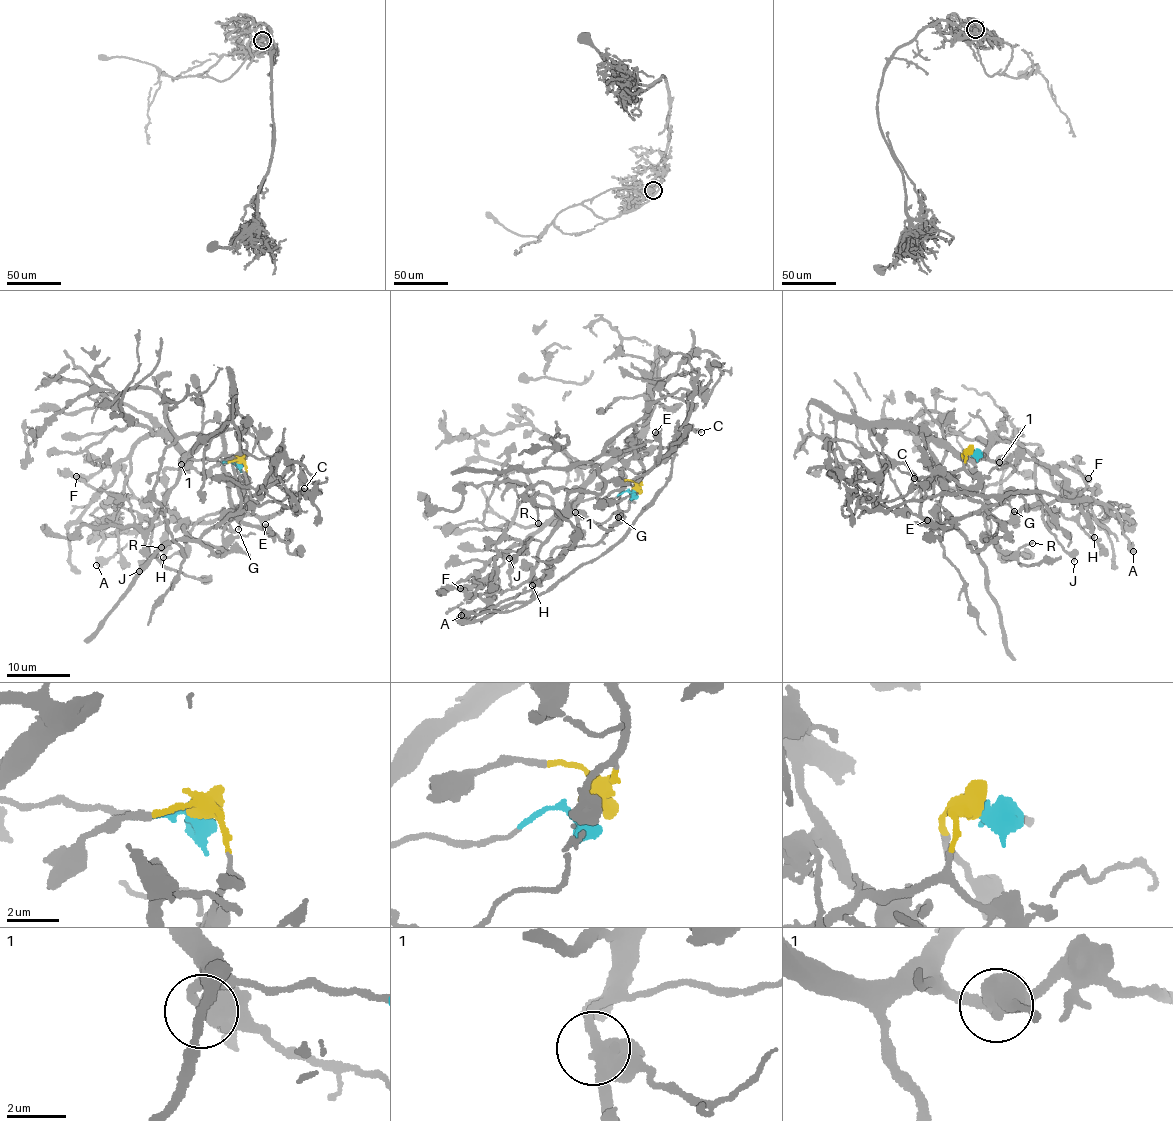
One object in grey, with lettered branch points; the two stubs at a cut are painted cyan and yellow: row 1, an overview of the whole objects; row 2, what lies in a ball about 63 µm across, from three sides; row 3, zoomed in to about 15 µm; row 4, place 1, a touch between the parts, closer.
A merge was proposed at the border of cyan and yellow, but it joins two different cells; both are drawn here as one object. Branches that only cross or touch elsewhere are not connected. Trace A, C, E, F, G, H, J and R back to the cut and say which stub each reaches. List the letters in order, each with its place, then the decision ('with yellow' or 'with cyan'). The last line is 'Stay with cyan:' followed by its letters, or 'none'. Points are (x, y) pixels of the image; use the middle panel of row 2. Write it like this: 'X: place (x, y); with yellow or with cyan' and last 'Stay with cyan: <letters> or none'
A: place (461, 615); with yellow
C: place (701, 432); with yellow
E: place (655, 432); with cyan
F: place (460, 588); with cyan
G: place (618, 517); with cyan
H: place (532, 585); with cyan
J: place (509, 558); with yellow
R: place (538, 523); with cyan
Stay with cyan: E, F, G, H, R

